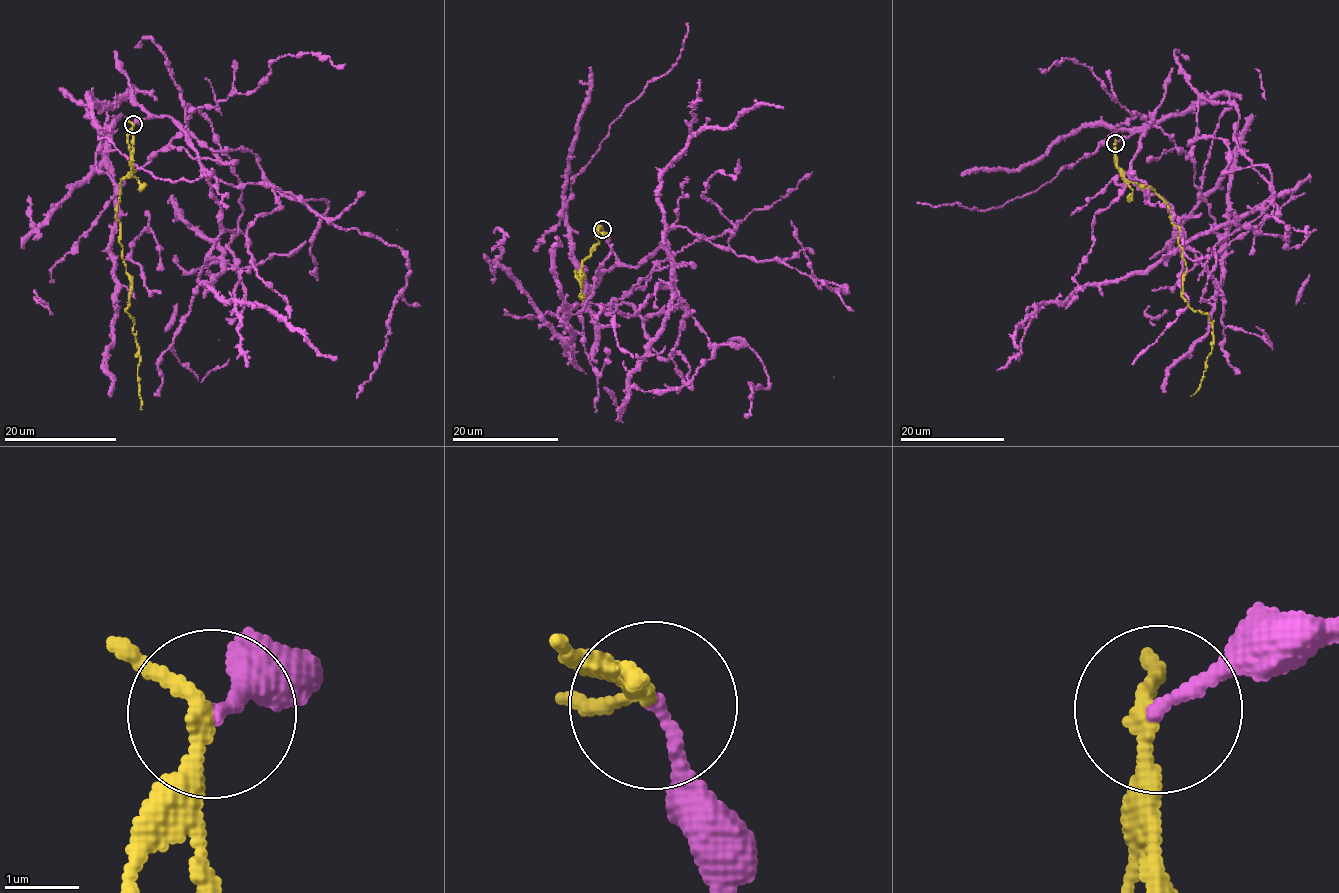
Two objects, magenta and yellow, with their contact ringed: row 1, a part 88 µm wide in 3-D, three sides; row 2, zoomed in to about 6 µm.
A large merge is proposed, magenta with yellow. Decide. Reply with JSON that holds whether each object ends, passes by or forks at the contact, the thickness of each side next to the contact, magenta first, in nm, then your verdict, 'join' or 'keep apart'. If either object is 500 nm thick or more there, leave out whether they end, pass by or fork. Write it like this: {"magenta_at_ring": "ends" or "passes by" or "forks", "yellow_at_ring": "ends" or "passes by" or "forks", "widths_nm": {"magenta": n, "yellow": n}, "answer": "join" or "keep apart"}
{"magenta_at_ring": "ends", "yellow_at_ring": "passes by", "widths_nm": {"magenta": 170, "yellow": 190}, "answer": "keep apart"}

